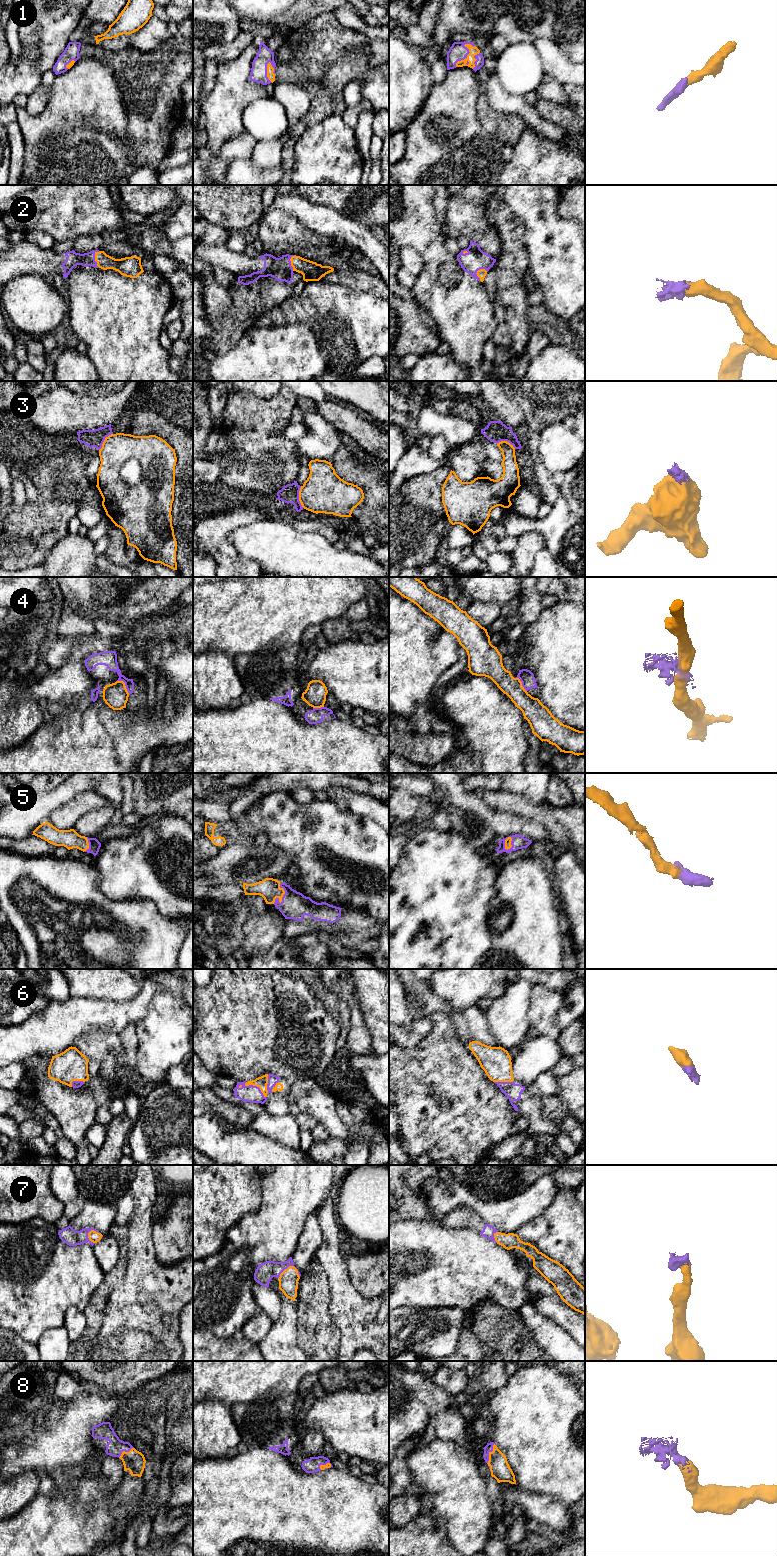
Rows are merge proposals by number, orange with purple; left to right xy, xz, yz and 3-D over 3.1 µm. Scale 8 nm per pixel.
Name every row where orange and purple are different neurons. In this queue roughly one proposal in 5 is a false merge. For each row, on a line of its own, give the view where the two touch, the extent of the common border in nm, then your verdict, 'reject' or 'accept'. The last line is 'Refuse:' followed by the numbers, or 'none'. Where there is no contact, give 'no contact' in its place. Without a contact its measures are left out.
1: yz | 240 nm | accept
2: yz | 110 nm | accept
3: xz | 180 nm | reject
4: xy | 160 nm | reject
5: xz | 180 nm | accept
6: xz | 200 nm | accept
7: xz | 180 nm | accept
8: yz | 180 nm | accept
Refuse: 3, 4

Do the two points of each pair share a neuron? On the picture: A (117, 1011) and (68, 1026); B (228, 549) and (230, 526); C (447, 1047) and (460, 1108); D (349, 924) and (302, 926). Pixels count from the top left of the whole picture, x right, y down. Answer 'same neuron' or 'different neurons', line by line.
A: same neuron
B: same neuron
C: same neuron
D: same neuron

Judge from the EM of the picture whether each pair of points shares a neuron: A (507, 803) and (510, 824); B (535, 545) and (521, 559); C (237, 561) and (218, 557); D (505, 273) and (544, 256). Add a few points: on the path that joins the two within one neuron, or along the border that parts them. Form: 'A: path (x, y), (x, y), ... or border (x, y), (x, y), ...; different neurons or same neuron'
A: border (486, 803), (498, 811), (511, 812), (530, 820); different neurons
B: path (532, 548), (524, 556); same neuron
C: path (232, 561), (223, 561); same neuron
D: border (524, 243), (527, 249), (529, 264); different neurons

